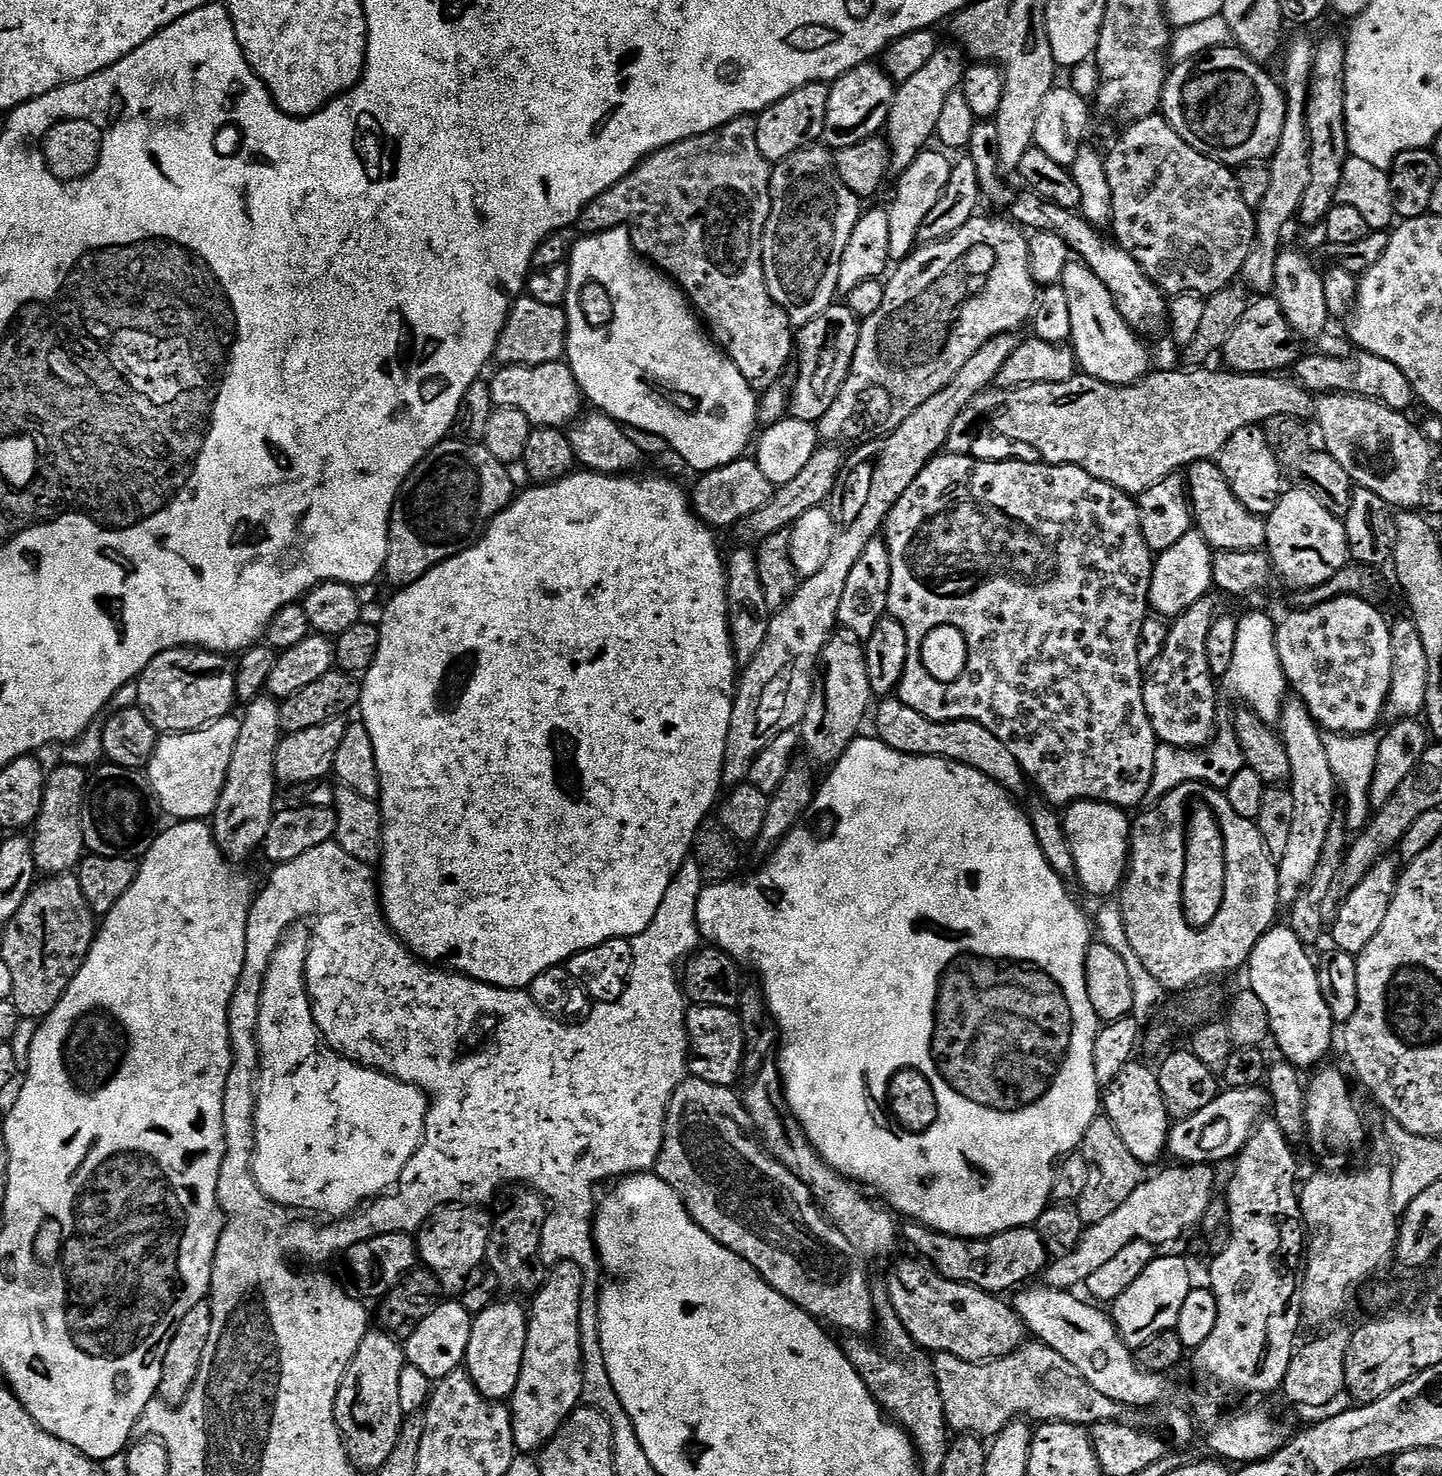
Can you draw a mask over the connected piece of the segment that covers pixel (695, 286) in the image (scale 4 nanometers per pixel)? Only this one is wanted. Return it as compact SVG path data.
M740 116L737 120L723 124L721 128L715 128L712 132L683 140L677 144L671 144L657 152L651 152L649 156L645 156L637 164L633 172L626 174L626 178L622 178L610 190L606 190L598 198L591 200L580 211L578 221L578 228L581 228L581 233L584 236L597 236L600 232L609 232L612 228L625 228L636 253L647 260L649 264L659 268L687 296L688 303L692 305L701 321L706 325L712 339L720 345L724 355L732 359L734 366L738 366L738 374L742 374L742 378L746 378L749 386L760 394L763 394L768 388L773 388L781 381L780 375L783 374L784 367L787 364L789 367L794 356L794 326L790 322L790 318L770 298L764 277L764 263L762 262L762 238L772 205L770 198L772 170L773 165L769 164L766 158L762 158L762 150L758 150L755 119L752 116Z

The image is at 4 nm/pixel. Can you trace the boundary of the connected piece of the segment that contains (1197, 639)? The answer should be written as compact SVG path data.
M1215 595L1203 596L1171 621L1162 654L1144 676L1144 705L1160 744L1181 750L1204 750L1218 732L1216 688L1206 662L1206 634L1216 620Z

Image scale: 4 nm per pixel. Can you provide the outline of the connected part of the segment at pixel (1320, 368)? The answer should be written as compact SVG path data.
M1352 350L1349 356L1308 356L1301 355L1294 365L1295 379L1301 388L1309 394L1327 394L1344 392L1347 396L1365 396L1367 400L1376 400L1379 404L1390 406L1396 412L1407 413L1408 407L1414 404L1412 387L1406 374L1394 366L1394 362L1386 362L1386 358L1378 358L1378 354L1370 354L1363 350Z

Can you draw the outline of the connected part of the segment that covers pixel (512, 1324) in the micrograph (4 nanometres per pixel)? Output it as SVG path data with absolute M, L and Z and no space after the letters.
M493 1302L489 1308L475 1313L470 1330L470 1346L464 1364L476 1389L487 1400L507 1401L518 1386L522 1358L526 1350L529 1313L520 1304Z

